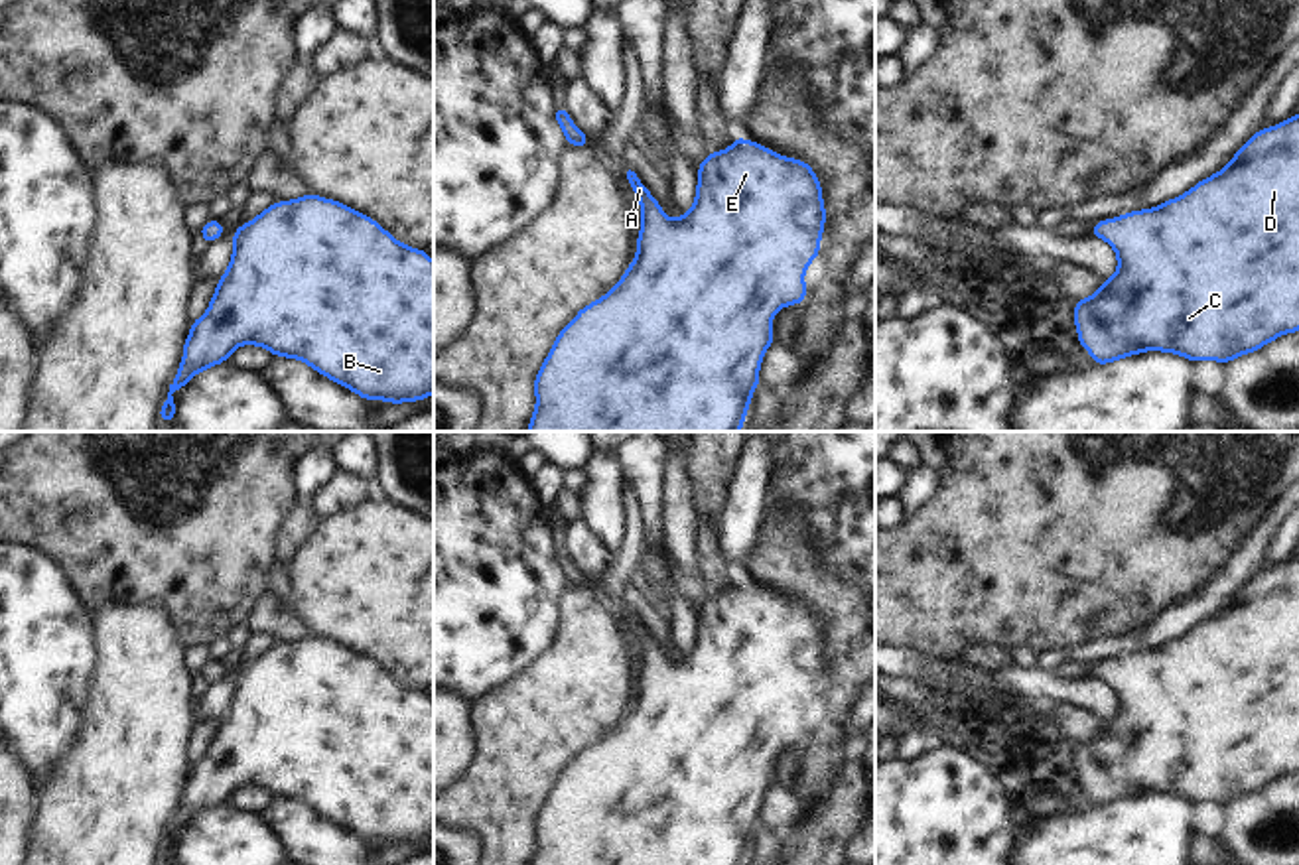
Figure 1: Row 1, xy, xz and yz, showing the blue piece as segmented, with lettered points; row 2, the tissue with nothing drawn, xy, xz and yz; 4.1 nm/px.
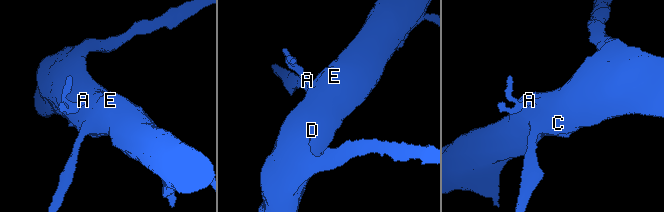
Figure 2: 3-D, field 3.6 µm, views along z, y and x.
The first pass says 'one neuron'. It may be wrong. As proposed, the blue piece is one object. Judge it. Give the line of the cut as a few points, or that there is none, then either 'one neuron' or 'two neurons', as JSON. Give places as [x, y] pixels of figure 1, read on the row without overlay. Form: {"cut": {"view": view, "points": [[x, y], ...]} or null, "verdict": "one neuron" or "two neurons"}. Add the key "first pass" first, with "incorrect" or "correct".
{"first pass": "correct", "cut": null, "verdict": "one neuron"}

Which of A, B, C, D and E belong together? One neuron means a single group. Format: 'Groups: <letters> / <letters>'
Groups: A B C D E

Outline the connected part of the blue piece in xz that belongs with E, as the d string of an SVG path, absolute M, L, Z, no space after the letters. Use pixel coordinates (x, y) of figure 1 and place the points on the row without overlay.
M741 577L698 607L694 646L674 662L631 607L623 609L623 617L643 650L635 701L603 739L581 749L556 778L534 820L530 865L743 865L759 828L763 796L775 784L775 755L808 737L804 713L820 699L826 664L822 627L806 603Z

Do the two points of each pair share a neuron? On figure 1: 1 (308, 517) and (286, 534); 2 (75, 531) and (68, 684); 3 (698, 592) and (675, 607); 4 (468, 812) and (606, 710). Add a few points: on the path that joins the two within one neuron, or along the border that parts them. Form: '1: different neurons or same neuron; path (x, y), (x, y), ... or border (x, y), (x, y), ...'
1: same neuron; path (302, 521), (292, 531)
2: different neurons; border (42, 552), (60, 568), (91, 613)
3: different neurons; border (669, 576), (673, 586), (696, 609)
4: same neuron; path (501, 779), (572, 710)

